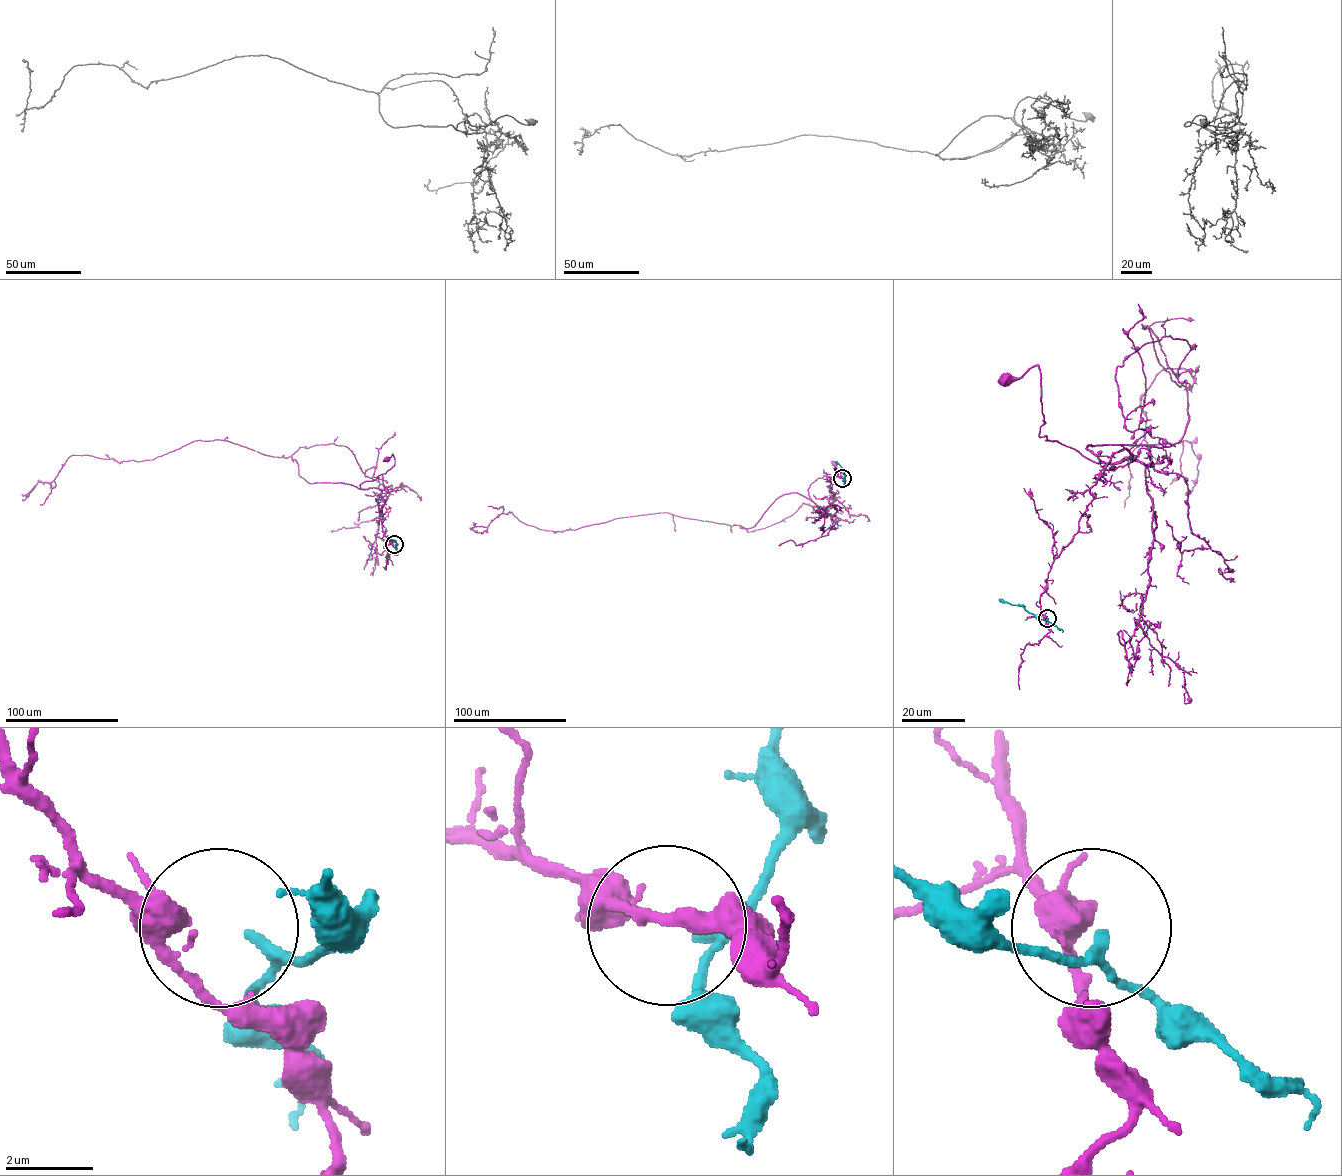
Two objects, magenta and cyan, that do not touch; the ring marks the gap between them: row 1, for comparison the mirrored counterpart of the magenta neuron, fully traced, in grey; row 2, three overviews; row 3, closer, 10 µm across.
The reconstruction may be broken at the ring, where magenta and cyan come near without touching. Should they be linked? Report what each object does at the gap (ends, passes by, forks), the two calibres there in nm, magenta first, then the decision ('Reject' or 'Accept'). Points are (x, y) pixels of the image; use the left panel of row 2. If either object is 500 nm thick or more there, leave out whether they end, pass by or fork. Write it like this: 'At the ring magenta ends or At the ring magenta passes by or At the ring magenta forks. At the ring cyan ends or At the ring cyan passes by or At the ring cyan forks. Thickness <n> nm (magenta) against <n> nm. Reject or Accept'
At the ring magenta forks. At the ring cyan passes by. Thickness 360 nm (magenta) against 190 nm. Reject

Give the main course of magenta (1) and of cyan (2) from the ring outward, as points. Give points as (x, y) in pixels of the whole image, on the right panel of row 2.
1: (1046, 617), (1040, 596), (1090, 488), (1114, 453), (1134, 459), (1092, 461), (1046, 440), (1039, 368), (1006, 380)
2: (1047, 618), (1036, 618), (1022, 606), (998, 599)

